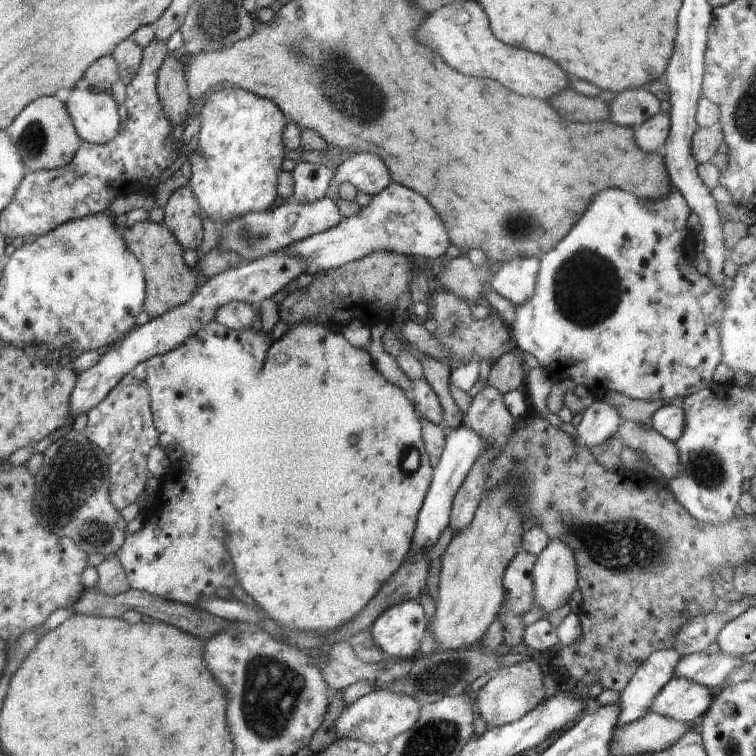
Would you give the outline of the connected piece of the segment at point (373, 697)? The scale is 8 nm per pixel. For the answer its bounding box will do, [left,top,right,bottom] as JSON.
[337,688,422,743]

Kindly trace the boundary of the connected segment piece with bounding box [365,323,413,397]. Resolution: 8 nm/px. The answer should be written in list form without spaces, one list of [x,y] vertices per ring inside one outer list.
[[[376,323],[370,326],[371,339],[365,350],[368,352],[376,371],[384,379],[397,385],[407,397],[408,394],[412,392],[413,382],[410,381],[408,376],[398,367],[397,361],[392,356],[389,356],[381,346],[382,336],[384,336],[384,332],[386,332],[388,327],[390,326],[385,323]]]

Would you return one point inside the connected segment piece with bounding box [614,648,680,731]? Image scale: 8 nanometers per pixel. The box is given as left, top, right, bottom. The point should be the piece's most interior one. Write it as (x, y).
(651, 676)

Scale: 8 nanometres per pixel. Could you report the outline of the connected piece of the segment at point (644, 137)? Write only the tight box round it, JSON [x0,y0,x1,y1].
[636,112,671,152]

